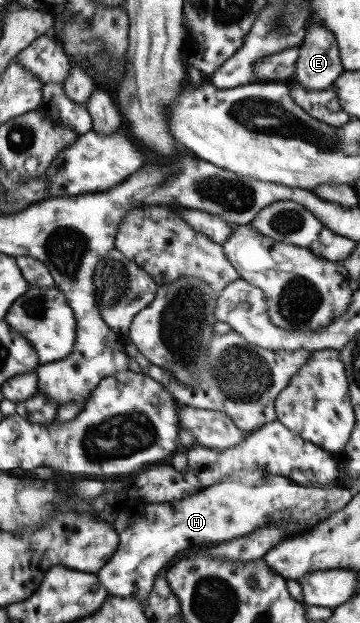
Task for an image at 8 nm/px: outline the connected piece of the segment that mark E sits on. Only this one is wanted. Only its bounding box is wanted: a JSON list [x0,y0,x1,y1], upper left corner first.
[291,23,341,91]

